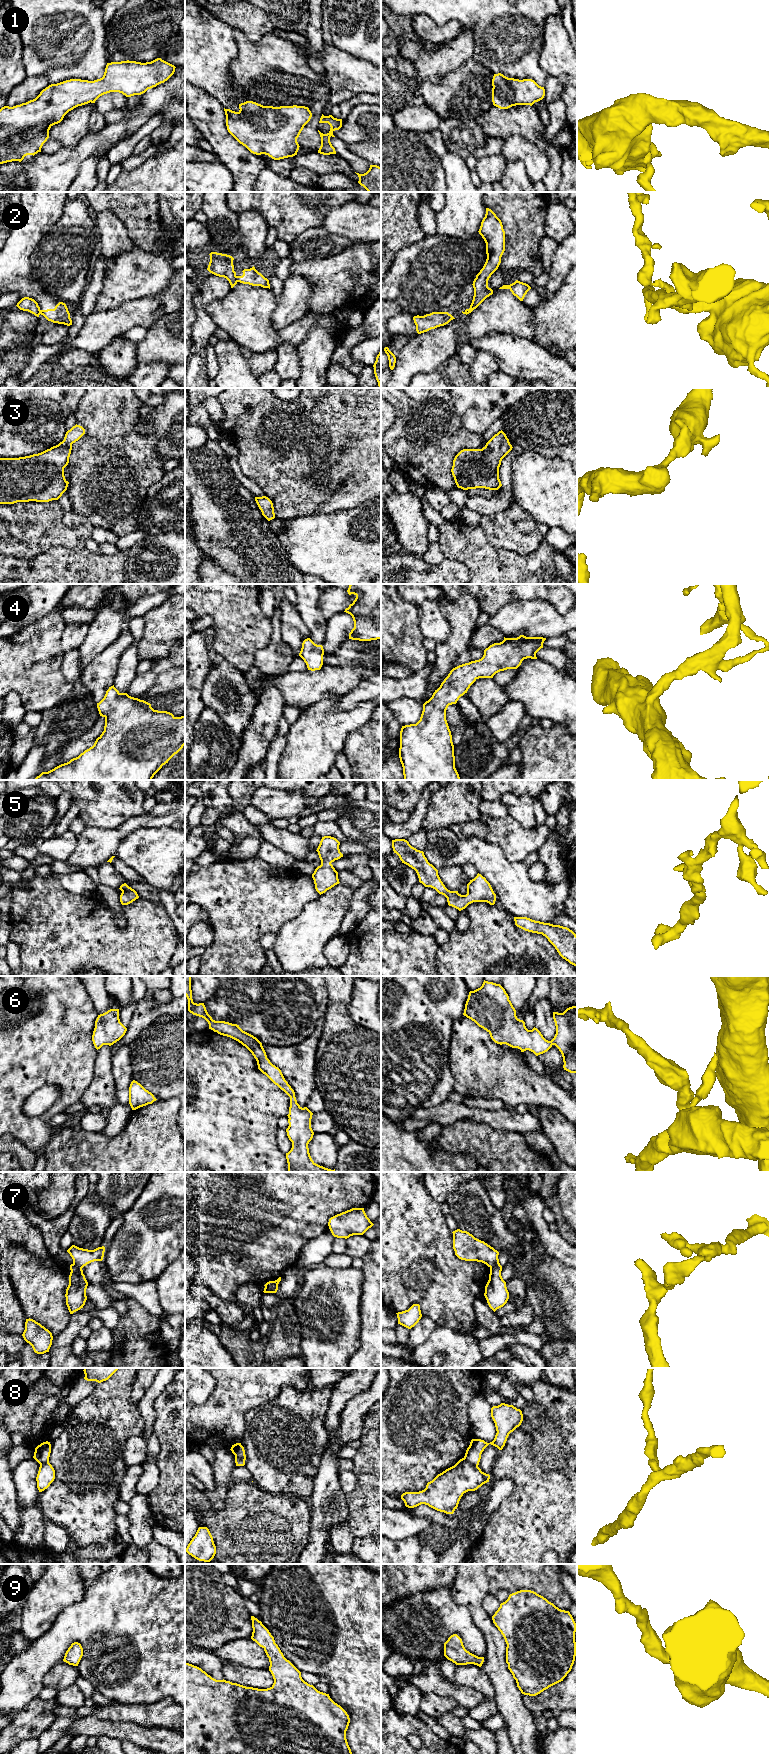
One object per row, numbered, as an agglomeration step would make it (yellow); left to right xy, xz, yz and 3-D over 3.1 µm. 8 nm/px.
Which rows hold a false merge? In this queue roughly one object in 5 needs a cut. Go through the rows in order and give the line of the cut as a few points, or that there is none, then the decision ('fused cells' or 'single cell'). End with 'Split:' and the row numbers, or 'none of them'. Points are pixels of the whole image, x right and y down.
1: no cut | single cell
2: xz (235, 276), (237, 281) | fused cells
3: no cut | single cell
4: no cut | single cell
5: no cut | single cell
6: no cut | single cell
7: xy (73, 1263), (81, 1268) | fused cells
8: yz (463, 1458), (477, 1466) | fused cells
9: no cut | single cell
Split: 2, 7, 8

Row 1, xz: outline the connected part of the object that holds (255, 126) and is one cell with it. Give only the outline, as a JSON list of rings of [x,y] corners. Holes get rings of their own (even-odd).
[[[253,101],[239,104],[239,111],[225,109],[228,132],[251,153],[265,154],[274,160],[297,155],[299,137],[304,126],[310,121],[312,113],[305,106],[263,106]]]

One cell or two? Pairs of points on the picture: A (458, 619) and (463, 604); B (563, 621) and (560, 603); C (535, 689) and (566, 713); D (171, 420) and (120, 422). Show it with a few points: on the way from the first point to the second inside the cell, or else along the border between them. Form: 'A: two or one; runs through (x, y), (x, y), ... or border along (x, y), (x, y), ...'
A: one; runs through (460, 615), (463, 612), (463, 608)
B: two; border along (543, 600), (550, 603), (560, 613), (566, 613)
C: one; runs through (543, 690), (558, 705)
D: two; border along (143, 417), (137, 429), (158, 438)

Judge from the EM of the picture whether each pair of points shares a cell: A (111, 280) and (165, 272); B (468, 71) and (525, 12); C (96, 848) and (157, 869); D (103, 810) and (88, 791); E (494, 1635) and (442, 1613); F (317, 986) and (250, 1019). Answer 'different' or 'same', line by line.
A: same
B: different
C: different
D: same
E: different
F: same

